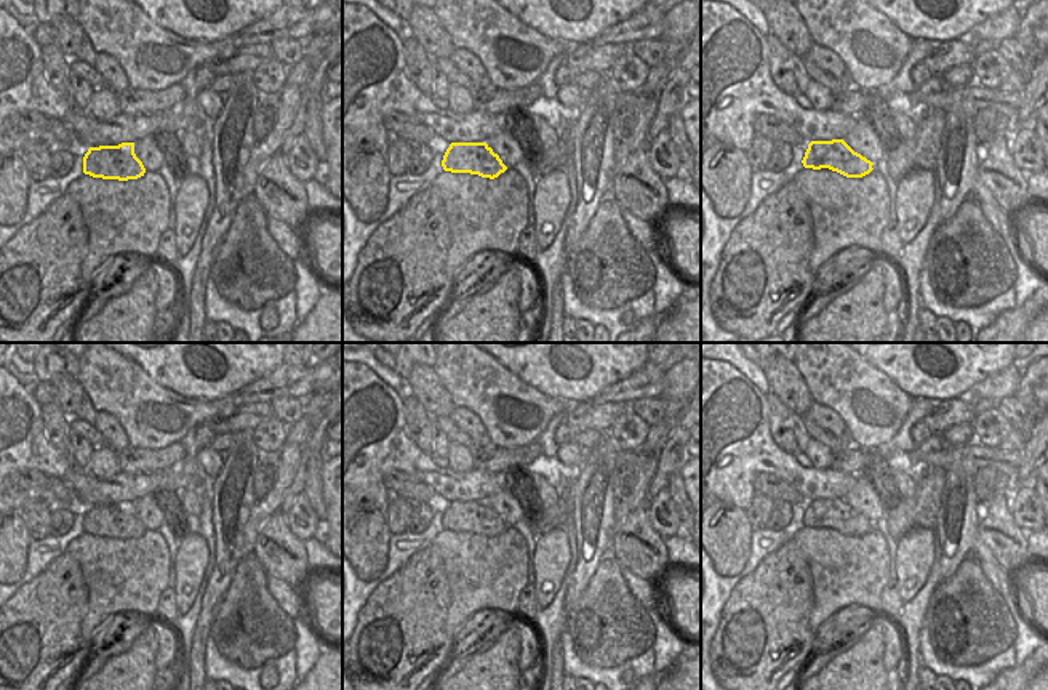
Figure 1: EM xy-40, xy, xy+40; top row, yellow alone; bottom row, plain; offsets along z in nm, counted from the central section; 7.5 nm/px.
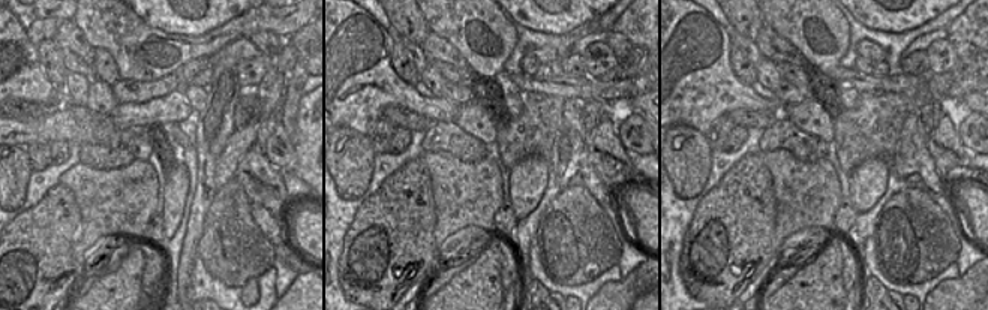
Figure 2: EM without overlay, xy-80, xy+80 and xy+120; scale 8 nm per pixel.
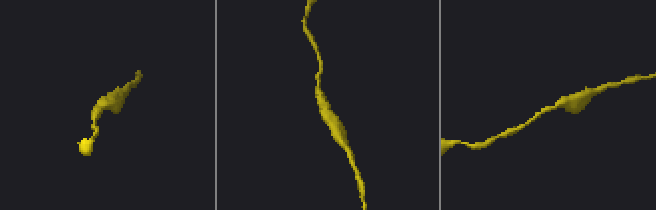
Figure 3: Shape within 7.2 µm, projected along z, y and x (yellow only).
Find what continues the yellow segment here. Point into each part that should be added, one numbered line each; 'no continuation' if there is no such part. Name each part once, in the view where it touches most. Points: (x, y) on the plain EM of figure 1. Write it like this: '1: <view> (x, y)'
no continuation

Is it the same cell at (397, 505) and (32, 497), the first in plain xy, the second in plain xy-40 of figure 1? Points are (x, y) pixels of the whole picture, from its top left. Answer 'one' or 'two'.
two

